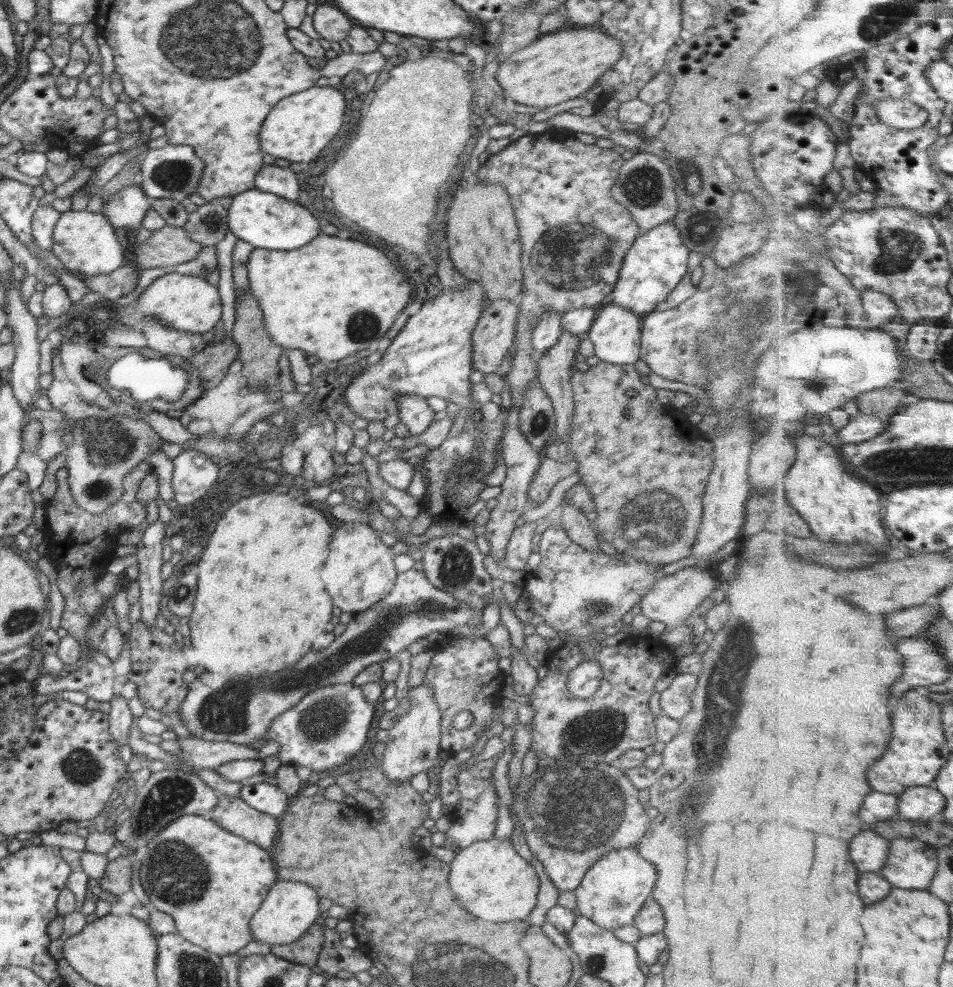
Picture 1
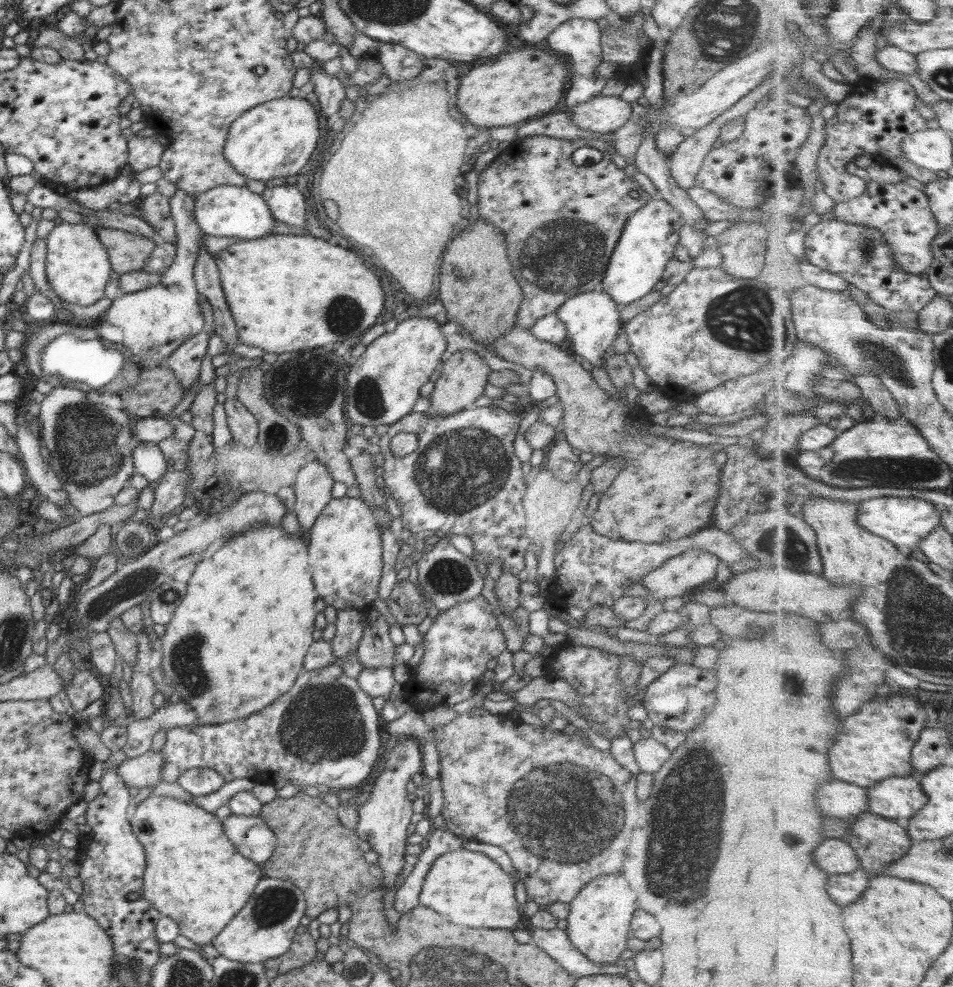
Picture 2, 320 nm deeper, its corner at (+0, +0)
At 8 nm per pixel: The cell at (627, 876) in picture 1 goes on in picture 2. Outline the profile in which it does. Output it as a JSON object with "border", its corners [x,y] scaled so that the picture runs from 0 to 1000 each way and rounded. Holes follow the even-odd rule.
{"border":[[[651,882],[644,886],[631,886],[613,897],[604,910],[597,914],[594,945],[602,960],[621,975],[645,976],[651,967],[658,961],[664,924],[669,921],[668,908]]]}

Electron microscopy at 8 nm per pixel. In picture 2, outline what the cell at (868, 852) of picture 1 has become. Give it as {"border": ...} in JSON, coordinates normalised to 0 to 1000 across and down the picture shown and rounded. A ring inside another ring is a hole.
{"border":[[[867,850],[853,865],[857,876],[873,887],[892,886],[906,879],[901,865],[887,850]]]}

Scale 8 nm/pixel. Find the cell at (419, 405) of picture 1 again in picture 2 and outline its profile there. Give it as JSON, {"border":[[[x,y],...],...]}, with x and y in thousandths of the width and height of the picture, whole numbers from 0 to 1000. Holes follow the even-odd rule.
{"border":[[[514,410],[496,411],[466,421],[432,417],[410,430],[397,451],[399,462],[403,464],[401,483],[405,496],[410,498],[409,503],[420,515],[423,535],[440,542],[449,542],[459,537],[468,542],[487,541],[496,549],[497,569],[514,572],[518,567],[527,567],[527,580],[531,582],[544,583],[553,576],[550,561],[559,554],[550,537],[552,524],[548,506],[553,491],[538,452],[548,422],[549,419],[535,418],[520,410]],[[419,438],[431,438],[439,442],[437,457],[428,462],[413,463],[409,457],[408,448]]]}

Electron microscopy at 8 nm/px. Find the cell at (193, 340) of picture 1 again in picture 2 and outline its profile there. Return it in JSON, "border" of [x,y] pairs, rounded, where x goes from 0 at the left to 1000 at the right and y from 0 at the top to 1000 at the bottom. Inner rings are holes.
{"border":[[[217,334],[209,336],[190,349],[175,363],[174,371],[182,375],[183,384],[194,398],[209,384],[210,367],[216,361],[218,343]]]}

